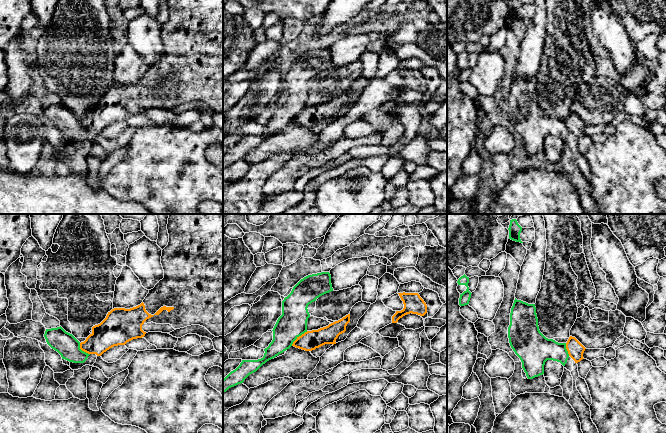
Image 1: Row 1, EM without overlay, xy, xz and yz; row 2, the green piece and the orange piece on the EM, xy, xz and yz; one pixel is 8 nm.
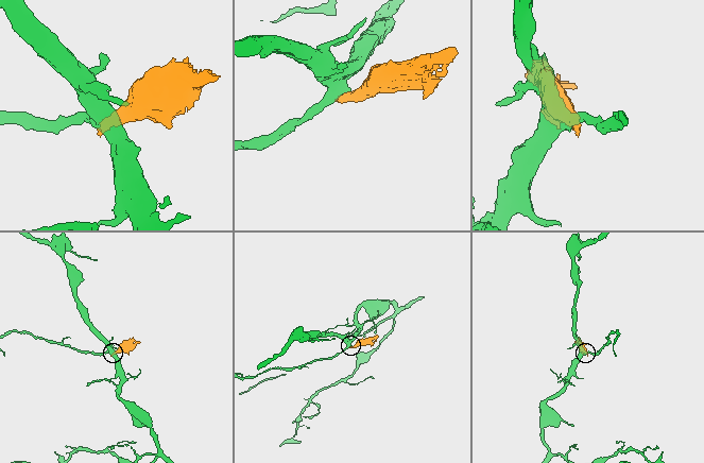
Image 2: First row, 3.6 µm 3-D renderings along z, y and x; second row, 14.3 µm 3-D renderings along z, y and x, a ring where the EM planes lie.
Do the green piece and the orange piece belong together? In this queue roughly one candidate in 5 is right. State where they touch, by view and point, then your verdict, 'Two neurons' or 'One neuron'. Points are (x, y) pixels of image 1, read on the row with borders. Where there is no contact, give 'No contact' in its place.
Touches green at xz (298, 336). Two neurons

